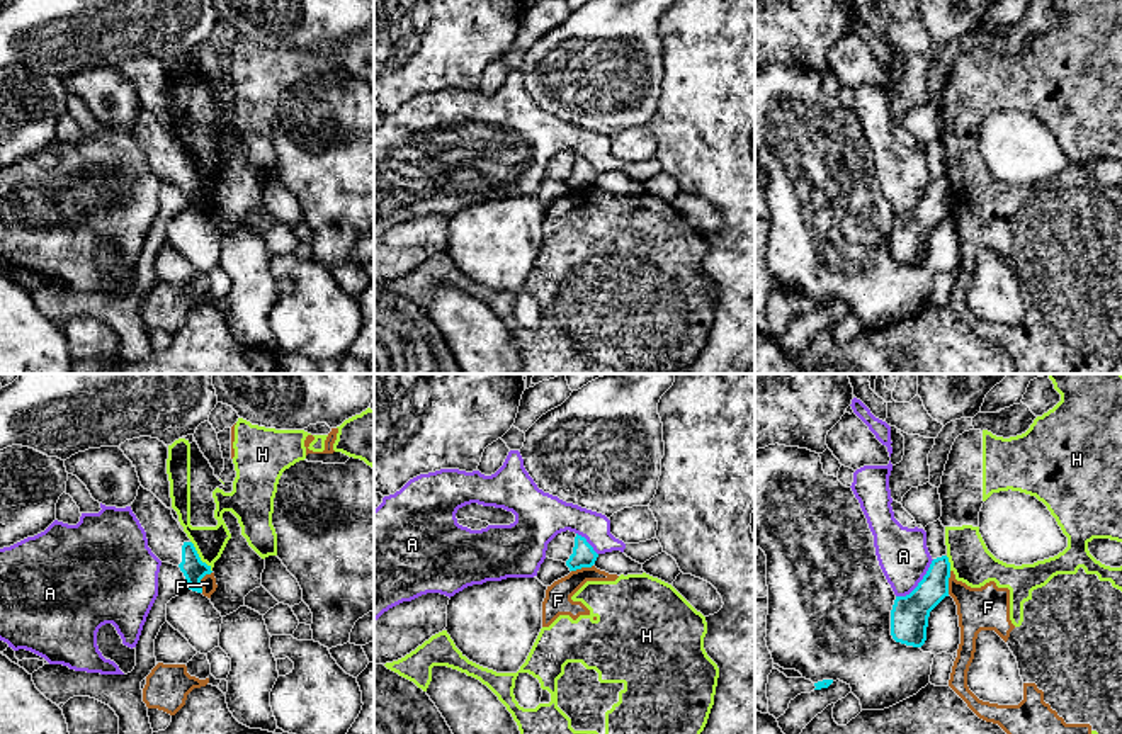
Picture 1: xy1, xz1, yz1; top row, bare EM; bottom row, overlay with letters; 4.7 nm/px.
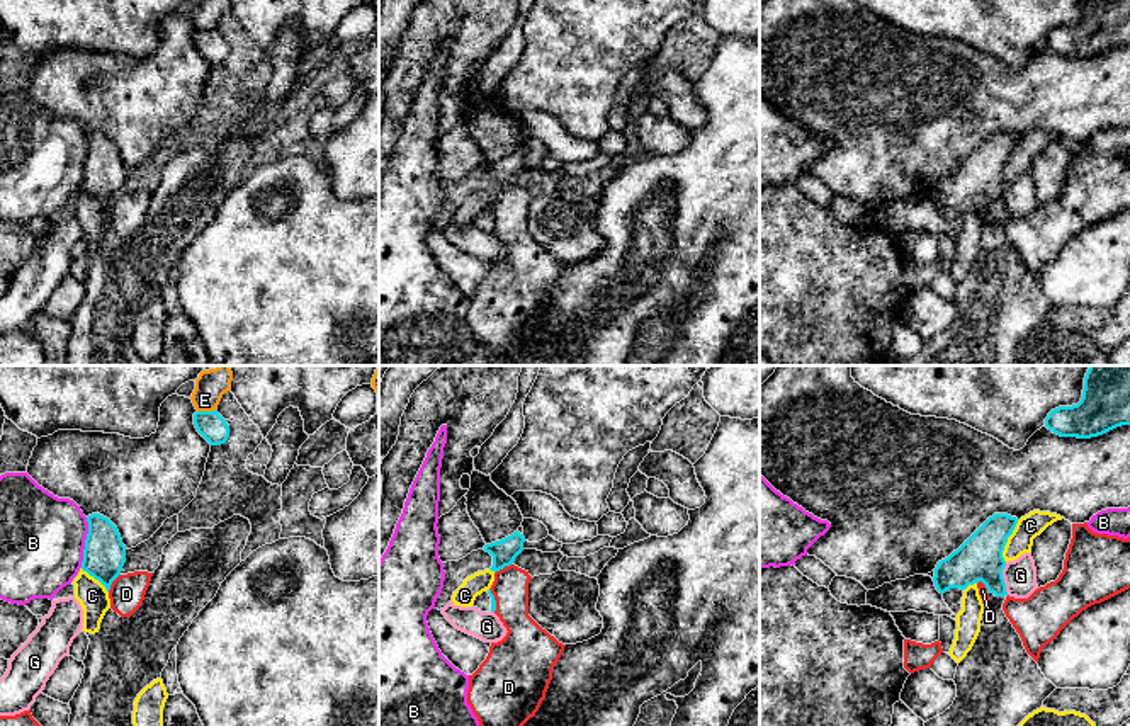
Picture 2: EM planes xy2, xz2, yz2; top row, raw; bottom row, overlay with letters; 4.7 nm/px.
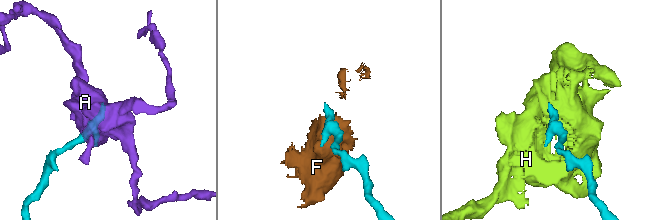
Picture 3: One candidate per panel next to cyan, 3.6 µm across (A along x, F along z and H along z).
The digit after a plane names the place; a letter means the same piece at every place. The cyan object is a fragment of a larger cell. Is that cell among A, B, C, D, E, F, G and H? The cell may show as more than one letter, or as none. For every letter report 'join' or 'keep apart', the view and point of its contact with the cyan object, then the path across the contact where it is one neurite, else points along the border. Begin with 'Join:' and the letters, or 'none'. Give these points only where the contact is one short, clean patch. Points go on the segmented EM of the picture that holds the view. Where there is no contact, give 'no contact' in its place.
Join: none
A: keep apart; contact yz1 (918, 583); border yz1 (934, 559), (923, 578), (908, 593), (896, 597)
B: keep apart; contact xy2 (85, 543)
C: keep apart; contact yz2 (1006, 541)
D: keep apart; contact xz2 (503, 567); border xz2 (512, 563), (495, 573)
E: keep apart; contact xy2 (206, 412)
F: keep apart; contact xy1 (199, 581); border xy1 (211, 571), (201, 580), (201, 592)
G: keep apart; contact yz2 (1003, 578); border yz2 (1005, 563), (1003, 582), (1008, 594)
H: keep apart; contact xy1 (198, 556); border xy1 (191, 541), (198, 556), (211, 571)

